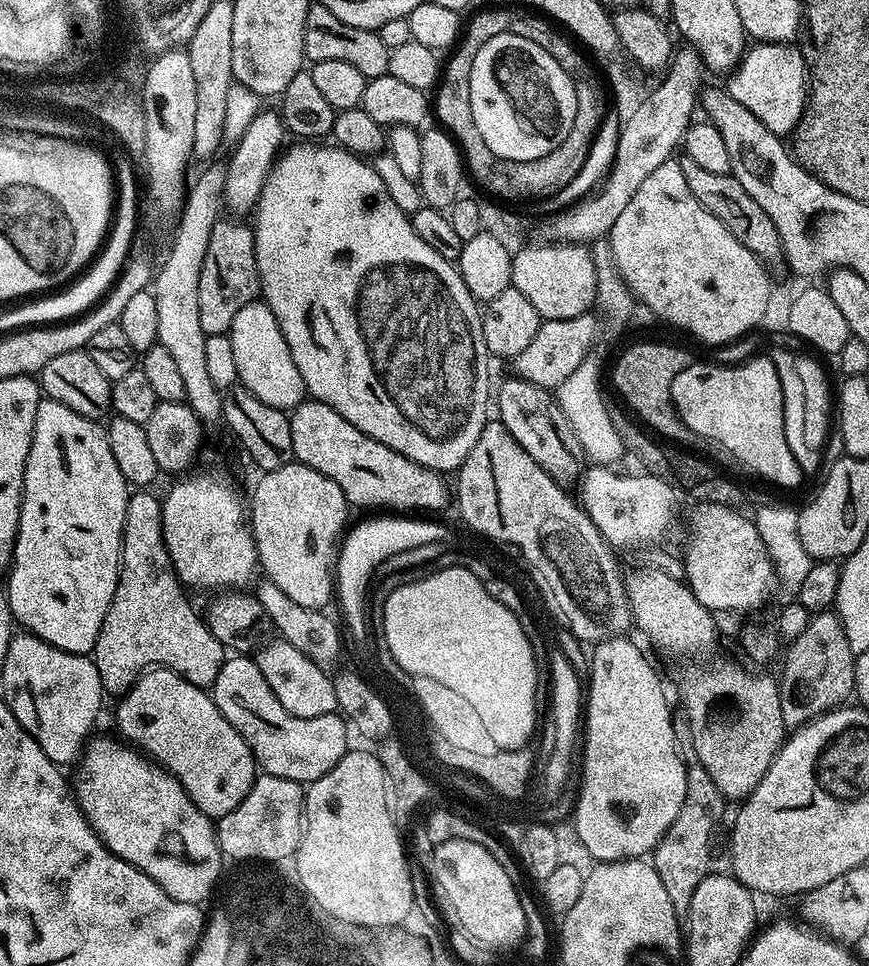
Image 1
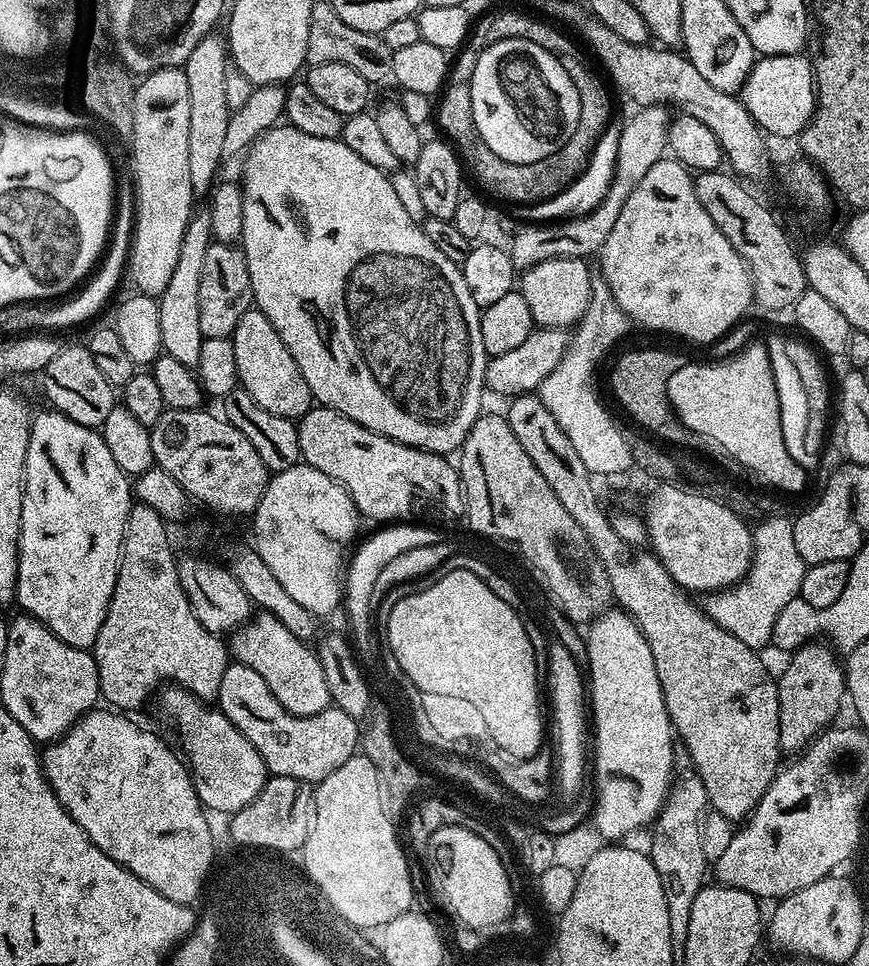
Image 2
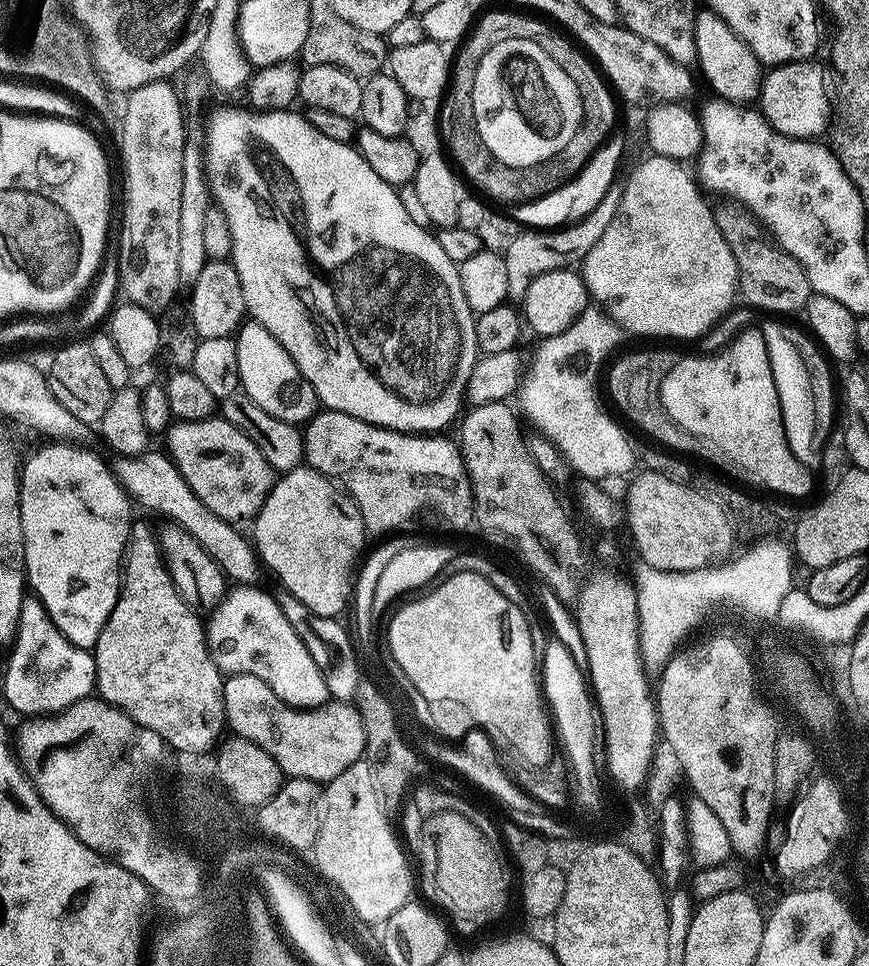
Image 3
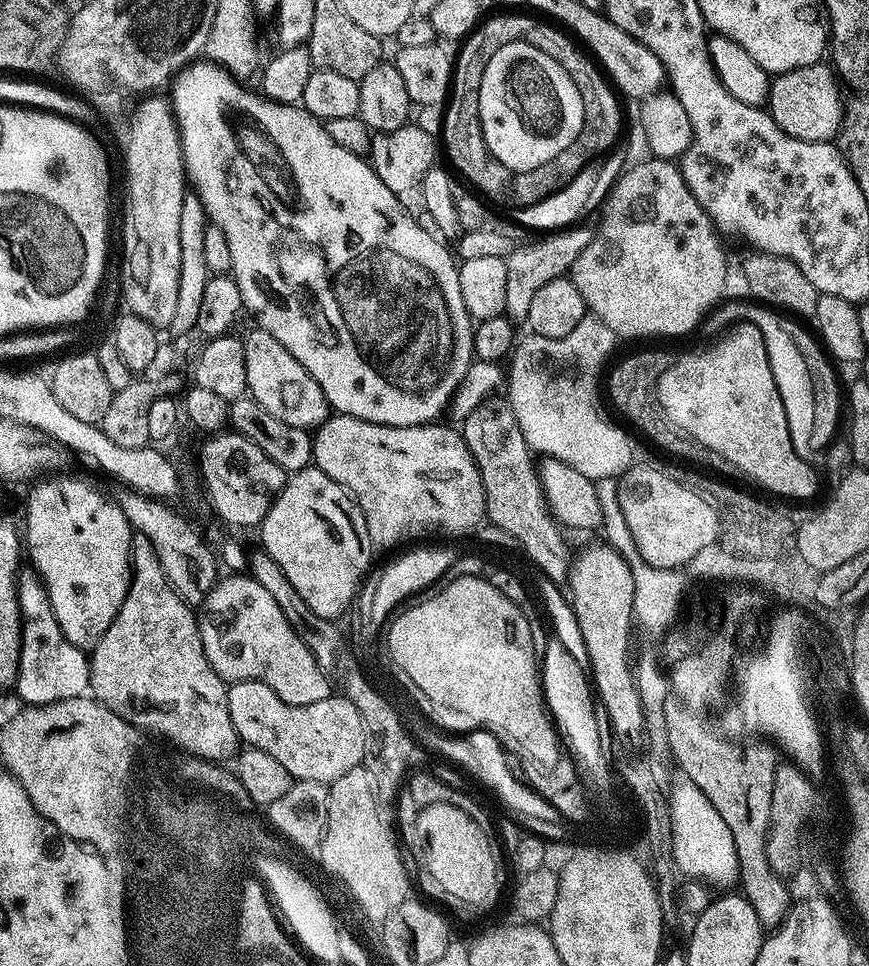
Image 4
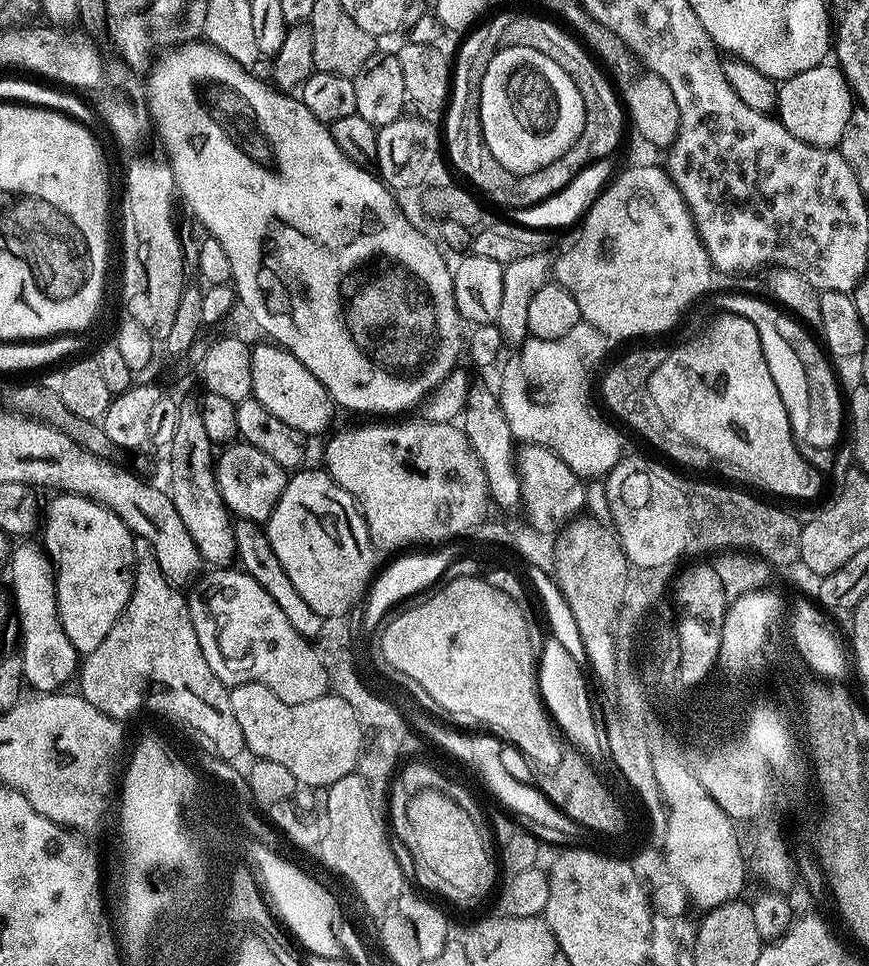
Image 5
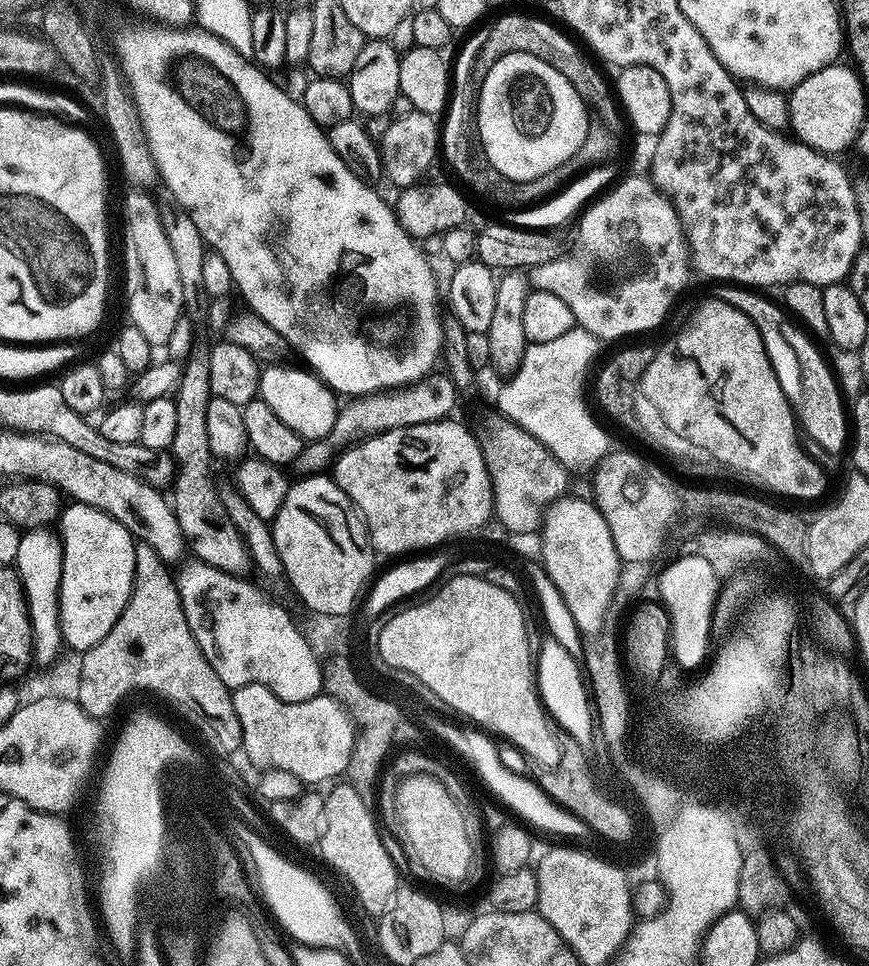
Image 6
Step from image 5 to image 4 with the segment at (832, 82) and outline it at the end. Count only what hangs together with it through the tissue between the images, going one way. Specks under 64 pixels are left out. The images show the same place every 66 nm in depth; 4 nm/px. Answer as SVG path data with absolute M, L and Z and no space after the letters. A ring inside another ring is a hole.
M824 62L779 73L768 90L767 111L787 136L799 140L831 141L839 133L842 119L842 96L840 100L836 84L838 80L833 69Z

